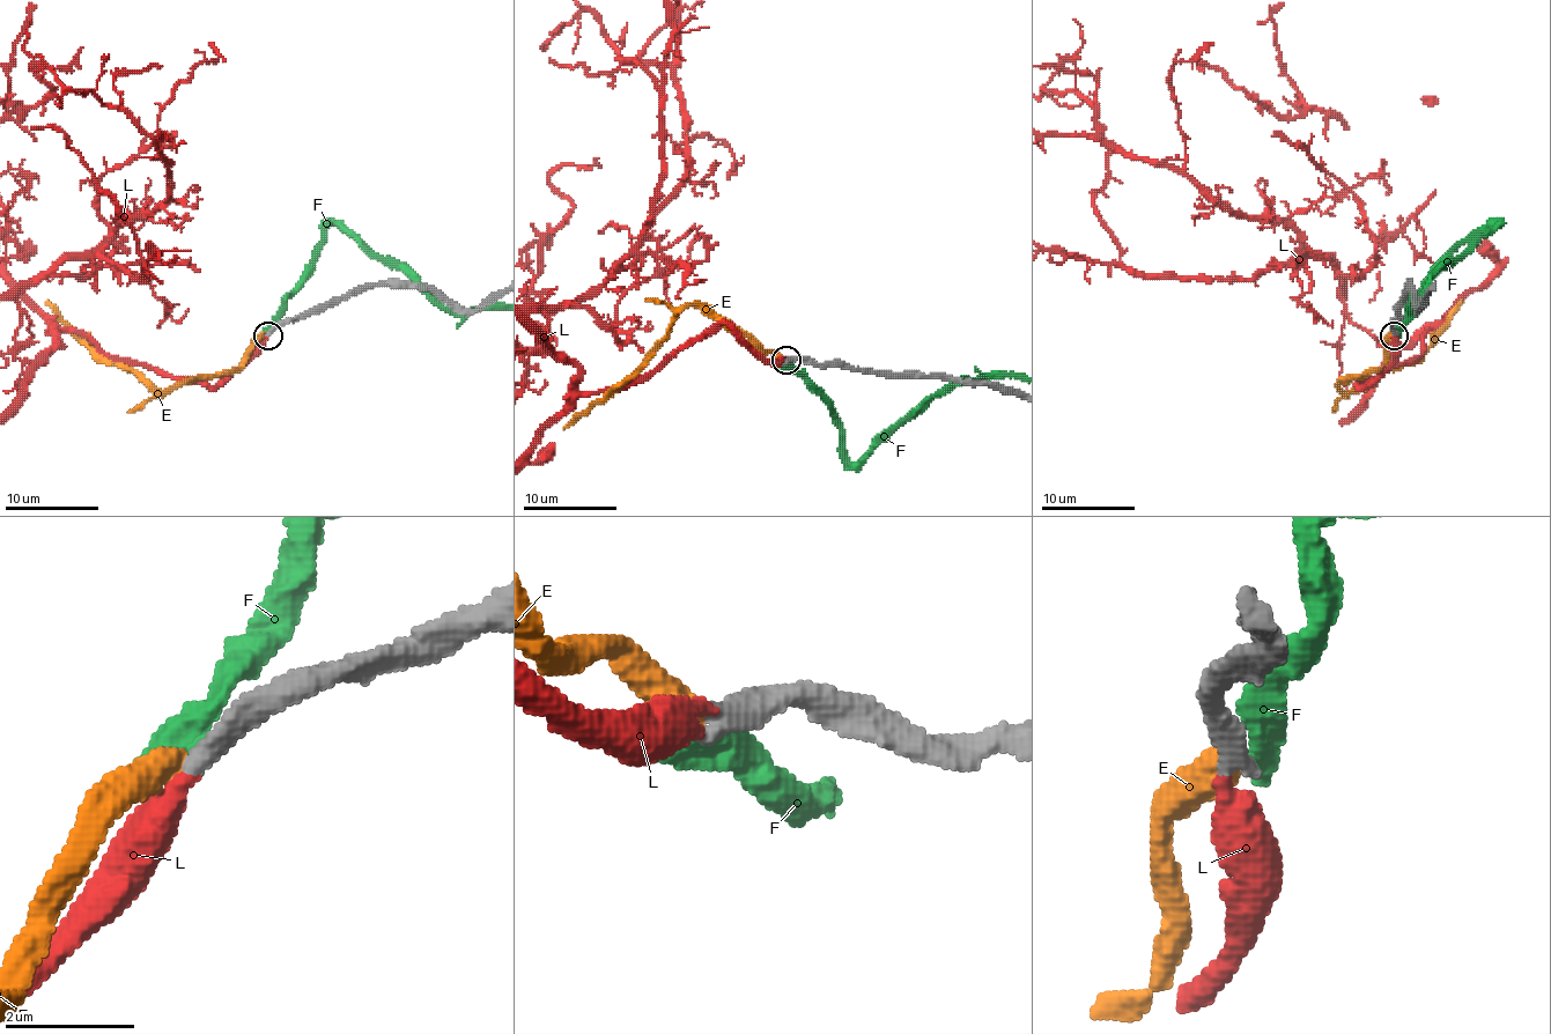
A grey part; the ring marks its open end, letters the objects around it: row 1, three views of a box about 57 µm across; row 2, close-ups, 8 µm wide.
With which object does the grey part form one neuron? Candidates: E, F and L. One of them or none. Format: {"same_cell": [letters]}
{"same_cell": ["L"]}

